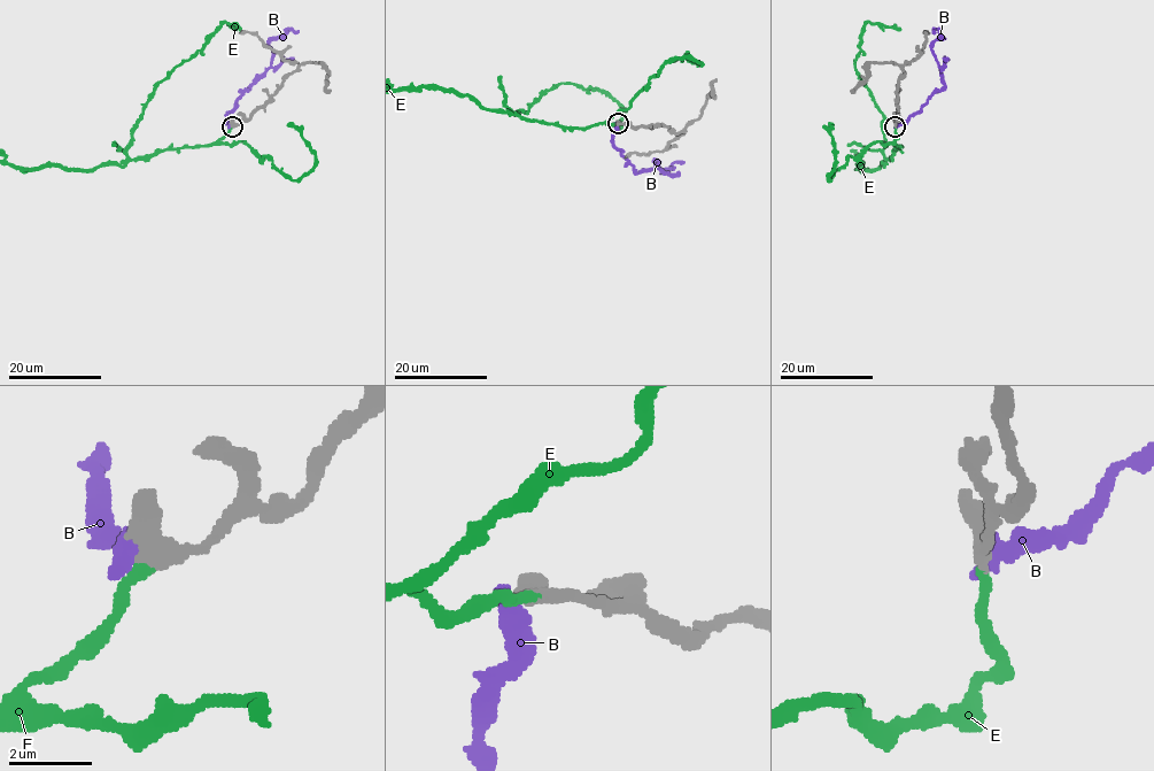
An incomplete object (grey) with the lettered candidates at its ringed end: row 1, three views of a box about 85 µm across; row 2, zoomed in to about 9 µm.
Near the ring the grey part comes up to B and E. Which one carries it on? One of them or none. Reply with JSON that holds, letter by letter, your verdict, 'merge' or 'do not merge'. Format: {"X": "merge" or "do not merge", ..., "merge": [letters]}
{"B": "do not merge", "E": "merge", "merge": ["E"]}

